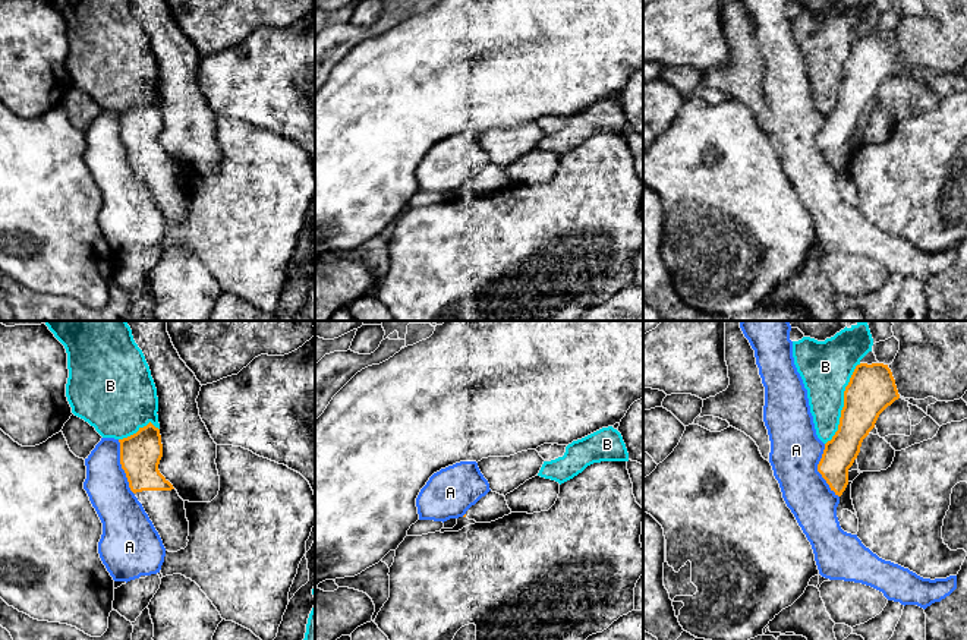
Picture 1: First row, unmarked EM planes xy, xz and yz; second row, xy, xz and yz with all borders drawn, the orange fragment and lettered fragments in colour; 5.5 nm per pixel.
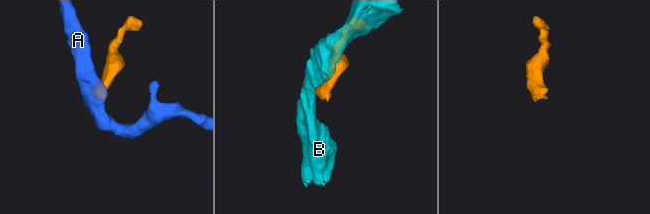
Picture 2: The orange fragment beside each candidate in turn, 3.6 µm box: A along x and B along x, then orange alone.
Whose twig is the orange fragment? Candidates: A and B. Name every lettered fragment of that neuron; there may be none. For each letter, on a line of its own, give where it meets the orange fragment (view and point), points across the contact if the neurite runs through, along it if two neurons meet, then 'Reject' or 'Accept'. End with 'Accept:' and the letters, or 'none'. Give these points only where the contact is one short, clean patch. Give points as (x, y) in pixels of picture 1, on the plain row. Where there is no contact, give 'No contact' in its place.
A: Touches orange at yz (818, 142). Reject
B: Touches orange at yz (844, 75). Reject
Accept: none

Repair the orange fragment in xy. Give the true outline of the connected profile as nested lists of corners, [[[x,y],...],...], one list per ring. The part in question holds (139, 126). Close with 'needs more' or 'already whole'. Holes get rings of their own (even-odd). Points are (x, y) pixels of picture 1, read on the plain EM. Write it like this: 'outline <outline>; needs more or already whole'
outline [[[149,94],[119,114],[120,136],[129,160],[152,193],[166,223],[185,221],[189,214],[189,193],[185,173],[158,142],[163,129],[160,101]]]; needs more

